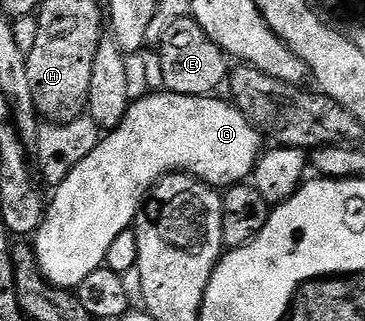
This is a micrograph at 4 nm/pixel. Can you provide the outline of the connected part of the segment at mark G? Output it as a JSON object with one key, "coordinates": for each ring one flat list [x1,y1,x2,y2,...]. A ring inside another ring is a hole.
{"coordinates":[[166,91,136,96,125,111,125,119,116,129,110,130,65,175,60,185,54,186,49,204,43,214,41,227,33,234,33,248,39,270,49,284,59,289,78,290,81,279,93,271,104,268,106,252,113,239,130,230,135,224,137,211,143,205,156,182,169,173,190,173,198,181,212,187,230,187,246,182,254,174,260,153,264,152,265,141,250,119,230,100,218,101,218,96,190,97]]}

